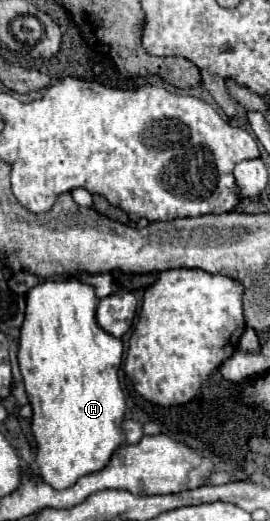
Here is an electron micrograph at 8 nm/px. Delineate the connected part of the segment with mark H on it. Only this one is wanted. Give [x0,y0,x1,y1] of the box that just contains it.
[18,279,126,491]

